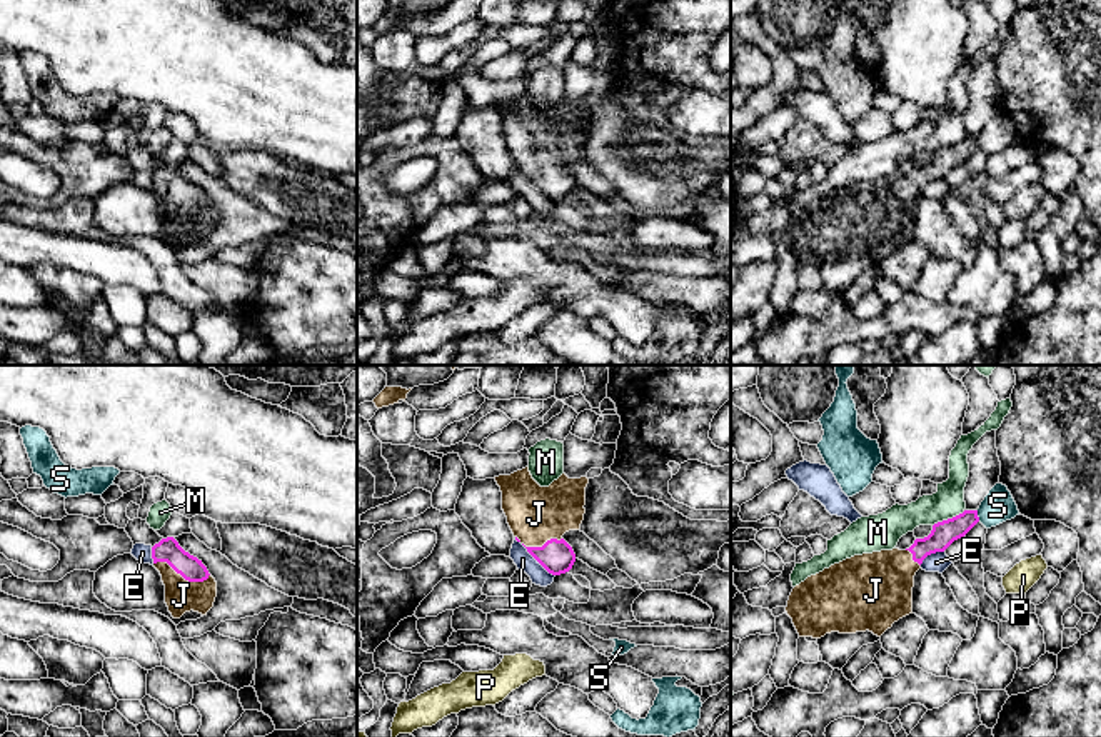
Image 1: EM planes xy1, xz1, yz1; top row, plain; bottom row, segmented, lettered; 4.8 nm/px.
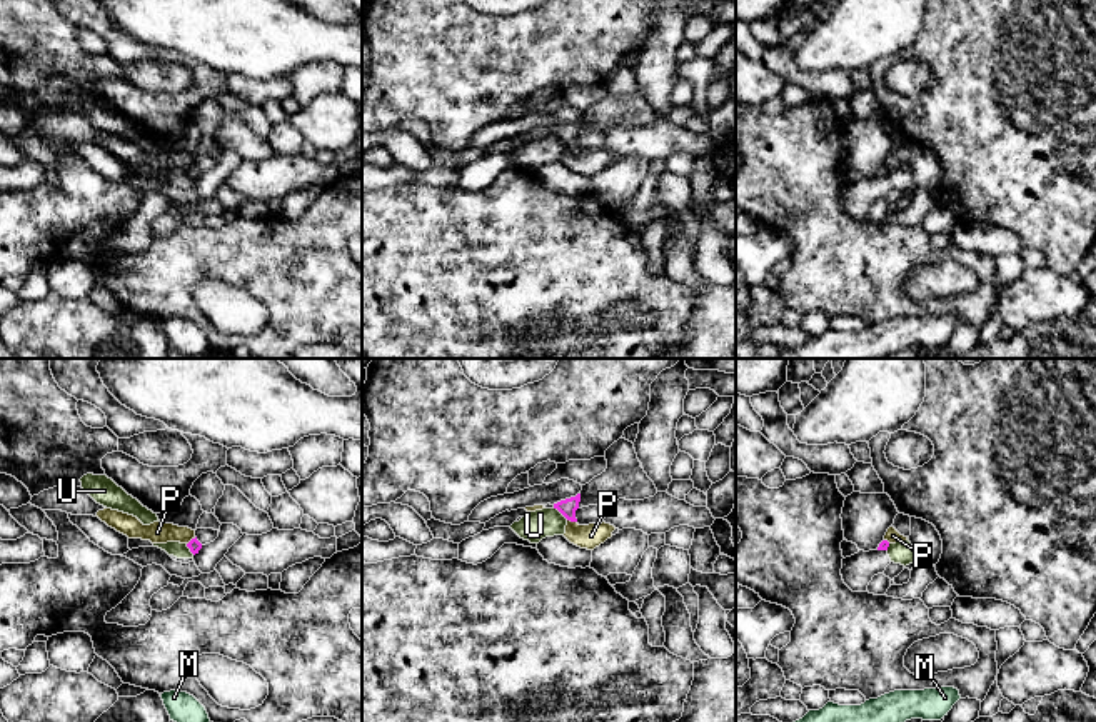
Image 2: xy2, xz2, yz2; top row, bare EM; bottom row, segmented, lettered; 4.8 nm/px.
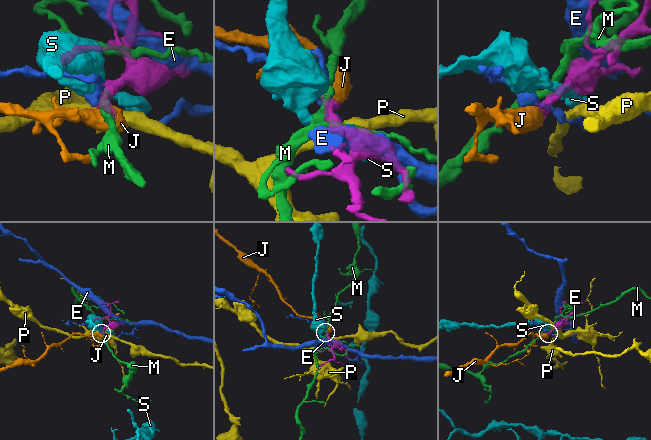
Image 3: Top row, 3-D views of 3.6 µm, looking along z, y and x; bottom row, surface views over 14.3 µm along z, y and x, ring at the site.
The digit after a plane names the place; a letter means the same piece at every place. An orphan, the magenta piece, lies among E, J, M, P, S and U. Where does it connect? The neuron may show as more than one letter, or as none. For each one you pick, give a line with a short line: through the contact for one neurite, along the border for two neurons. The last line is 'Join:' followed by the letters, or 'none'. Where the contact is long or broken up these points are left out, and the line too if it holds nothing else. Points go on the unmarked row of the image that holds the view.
J: xy1 (169, 177), (169, 185), (182, 202), (180, 222)
Join: J

